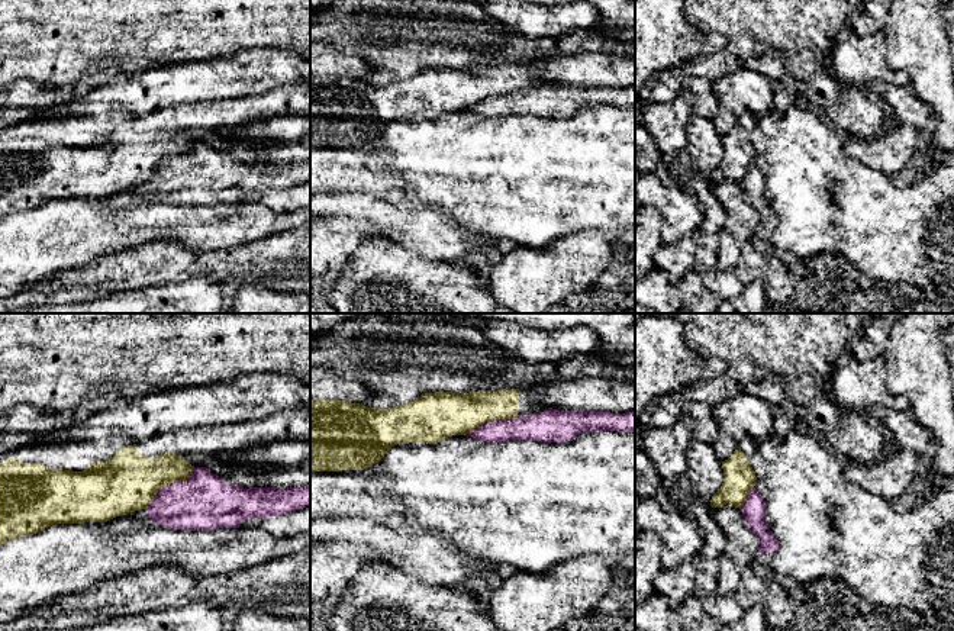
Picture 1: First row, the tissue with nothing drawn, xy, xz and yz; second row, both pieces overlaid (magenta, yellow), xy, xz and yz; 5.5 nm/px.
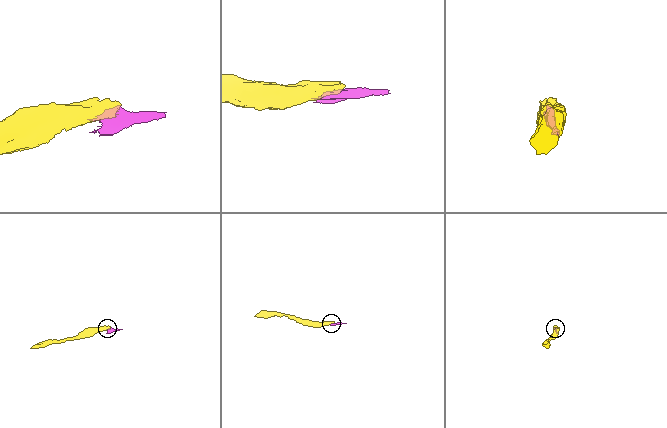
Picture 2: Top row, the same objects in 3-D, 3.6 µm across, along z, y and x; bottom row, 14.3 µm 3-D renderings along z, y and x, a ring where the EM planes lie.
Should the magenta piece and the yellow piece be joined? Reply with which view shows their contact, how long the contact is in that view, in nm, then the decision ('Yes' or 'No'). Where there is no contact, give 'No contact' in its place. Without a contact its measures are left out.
Touches magenta in xy. Shared border 360 nm. No

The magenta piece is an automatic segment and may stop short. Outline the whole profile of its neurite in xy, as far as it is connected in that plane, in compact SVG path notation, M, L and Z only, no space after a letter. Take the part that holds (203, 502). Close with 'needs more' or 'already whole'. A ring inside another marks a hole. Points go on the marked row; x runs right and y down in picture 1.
M278 440L265 448L251 448L231 464L258 471L251 476L251 489L238 486L229 476L216 476L206 467L194 467L187 480L164 486L146 509L110 519L110 534L120 535L135 521L146 521L181 531L239 528L245 519L286 515L310 506L310 441Z; needs more

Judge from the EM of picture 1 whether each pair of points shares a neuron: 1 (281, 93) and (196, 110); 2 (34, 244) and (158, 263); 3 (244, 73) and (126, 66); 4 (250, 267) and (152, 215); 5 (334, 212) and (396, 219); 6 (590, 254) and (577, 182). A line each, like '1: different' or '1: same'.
1: same
2: different
3: different
4: different
5: same
6: different

